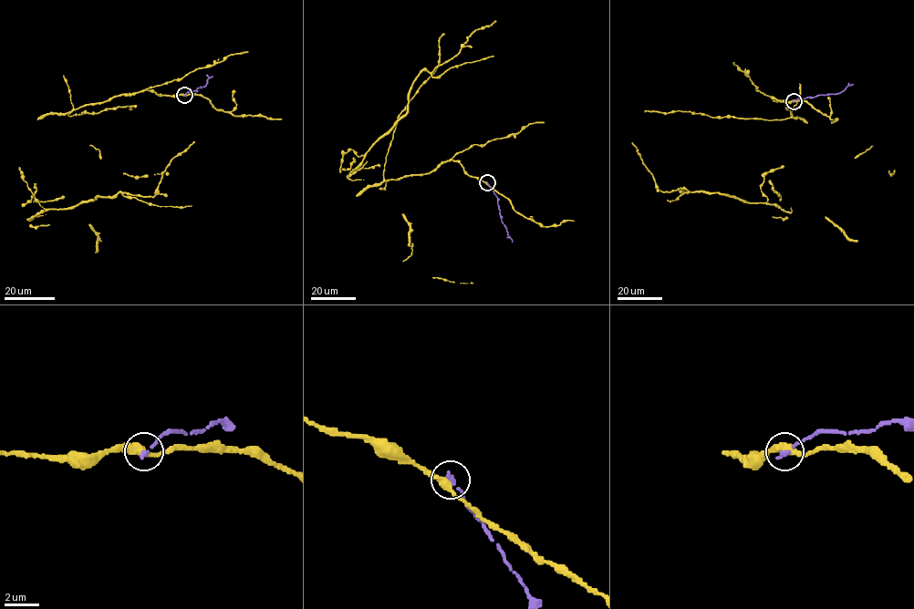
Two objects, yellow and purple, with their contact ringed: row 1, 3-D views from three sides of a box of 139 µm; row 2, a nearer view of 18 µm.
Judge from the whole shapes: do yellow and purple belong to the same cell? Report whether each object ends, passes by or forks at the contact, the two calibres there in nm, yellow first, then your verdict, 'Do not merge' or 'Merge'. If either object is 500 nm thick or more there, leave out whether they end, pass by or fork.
At the ring yellow passes by. At the ring purple ends. Thickness 380 nm (yellow) against 280 nm. Do not merge

